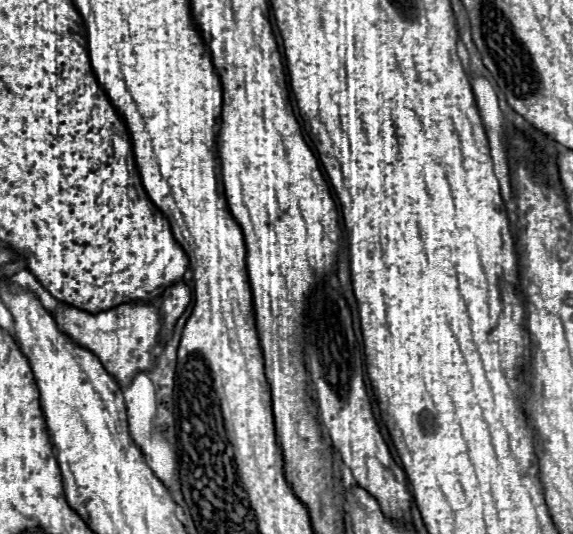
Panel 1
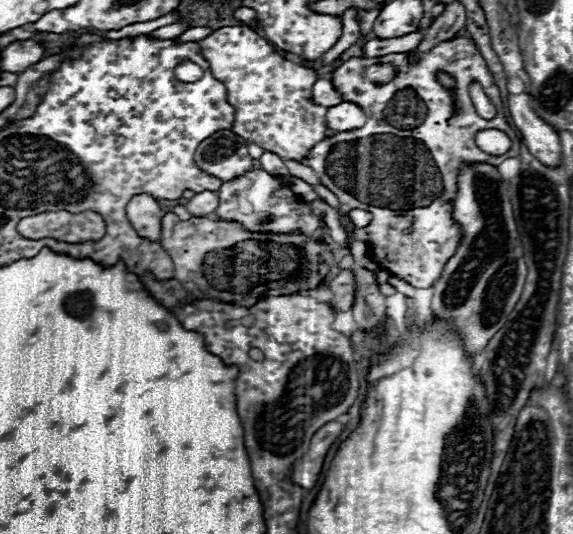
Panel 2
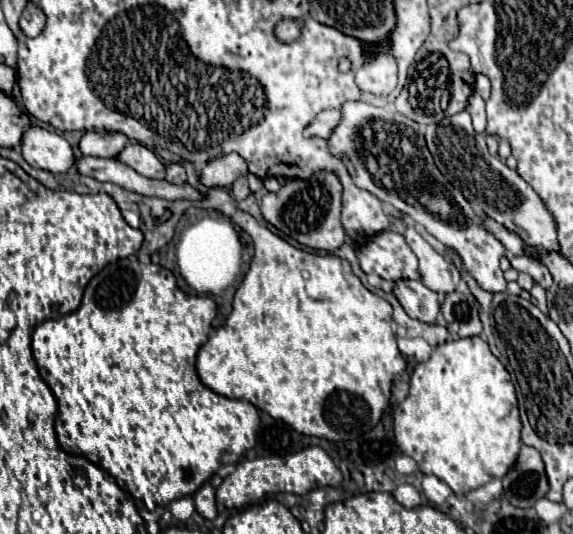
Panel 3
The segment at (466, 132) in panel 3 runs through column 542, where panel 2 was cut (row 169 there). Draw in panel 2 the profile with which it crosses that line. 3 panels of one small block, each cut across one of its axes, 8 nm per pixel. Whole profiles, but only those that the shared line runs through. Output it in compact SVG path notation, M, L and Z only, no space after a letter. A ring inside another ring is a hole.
M220 130L206 138L198 146L194 160L202 170L224 182L252 168L252 156L248 154L246 140L238 138L232 130Z

